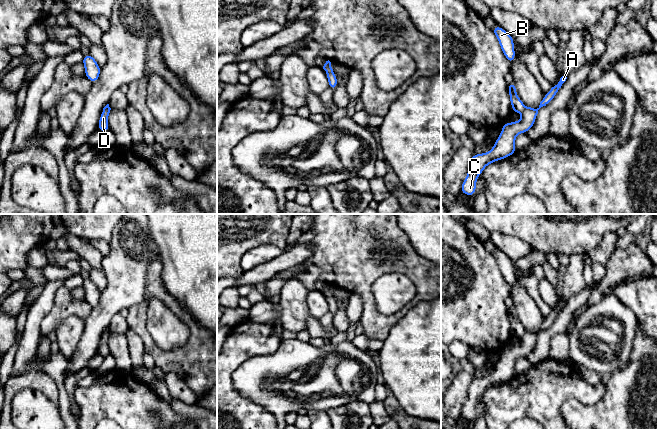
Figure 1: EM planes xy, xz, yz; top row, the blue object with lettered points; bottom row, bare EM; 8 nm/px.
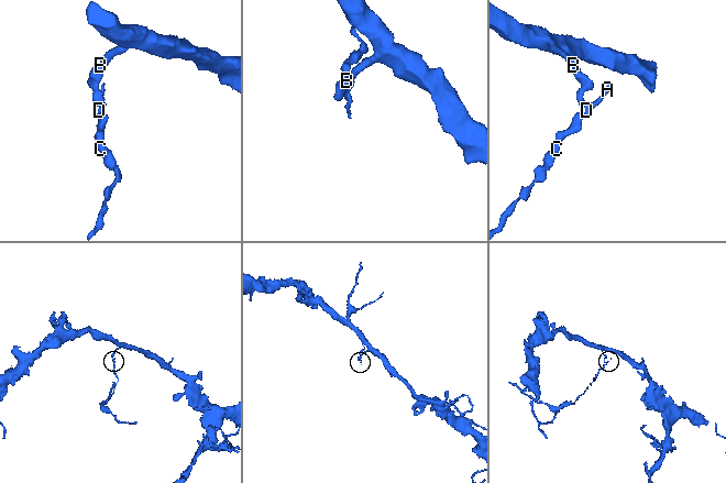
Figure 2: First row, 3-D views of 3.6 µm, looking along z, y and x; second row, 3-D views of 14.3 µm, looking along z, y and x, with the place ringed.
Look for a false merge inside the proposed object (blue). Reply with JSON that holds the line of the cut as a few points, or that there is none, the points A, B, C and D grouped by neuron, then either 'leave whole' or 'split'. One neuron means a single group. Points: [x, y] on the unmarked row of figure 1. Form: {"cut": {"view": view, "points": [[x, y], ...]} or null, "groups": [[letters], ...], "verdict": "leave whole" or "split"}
{"cut": {"view": "yz", "points": [[525, 331], [521, 337]]}, "groups": [["A", "C", "D"], ["B"]], "verdict": "split"}

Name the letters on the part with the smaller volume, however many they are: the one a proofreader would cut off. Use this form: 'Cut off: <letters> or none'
Cut off: A, C, D

